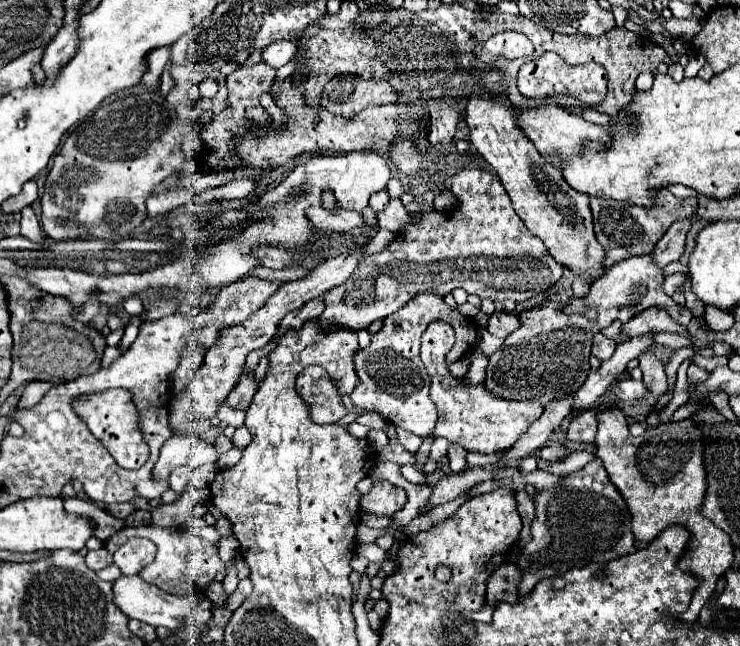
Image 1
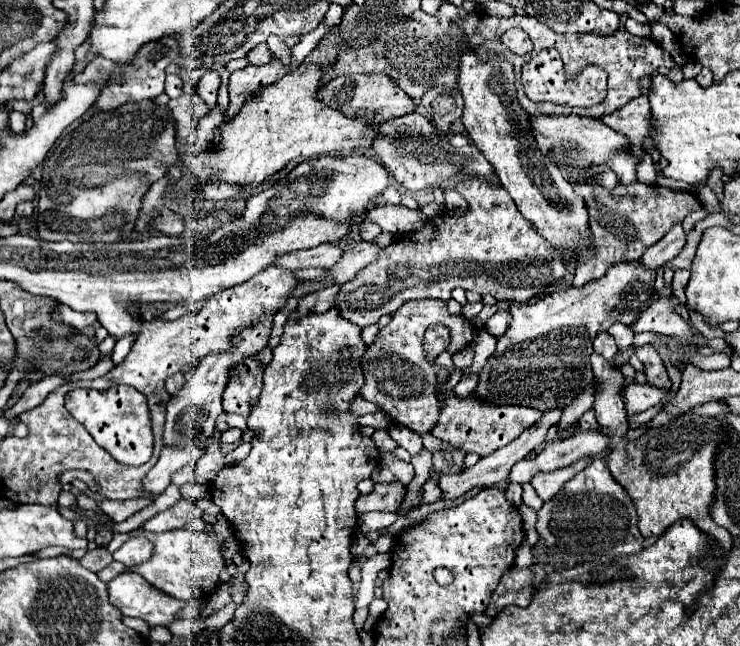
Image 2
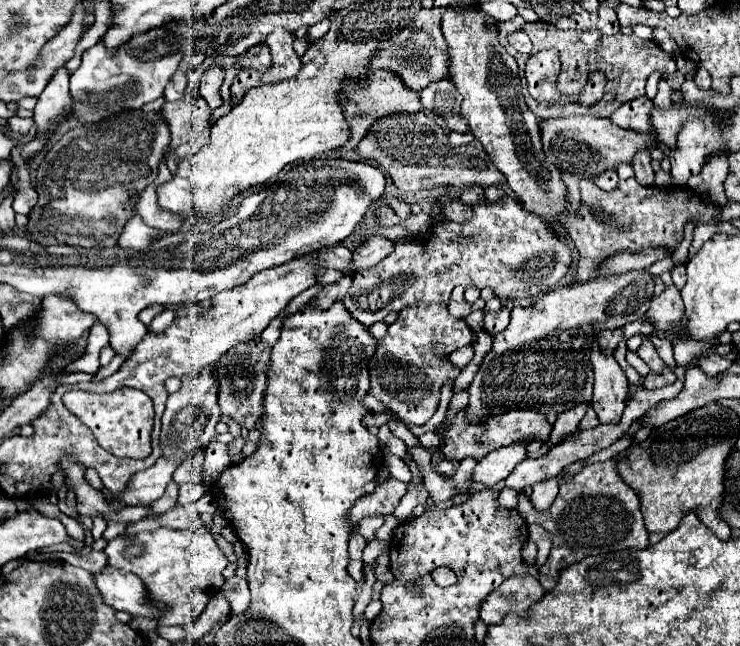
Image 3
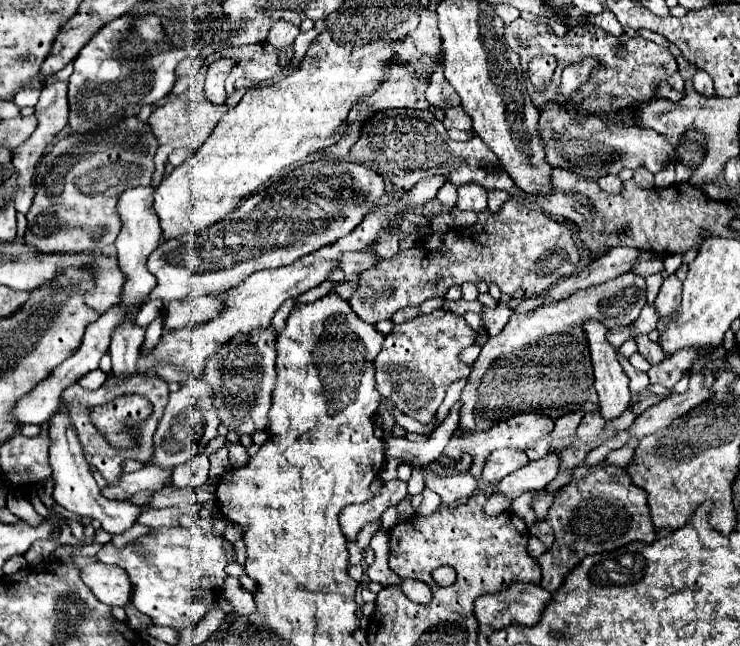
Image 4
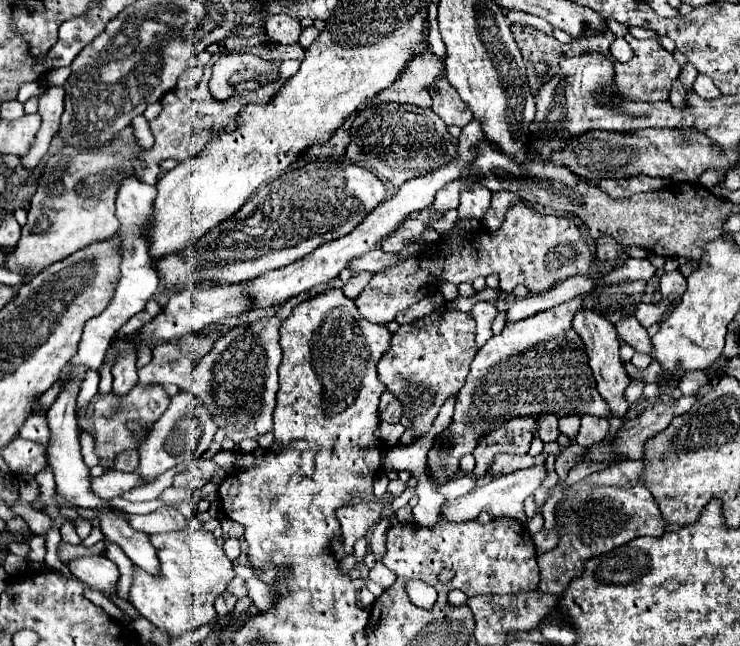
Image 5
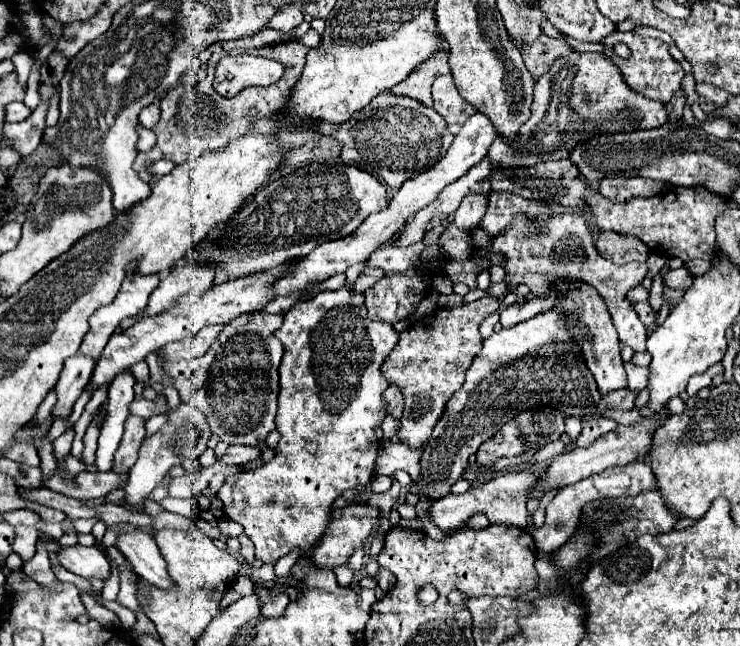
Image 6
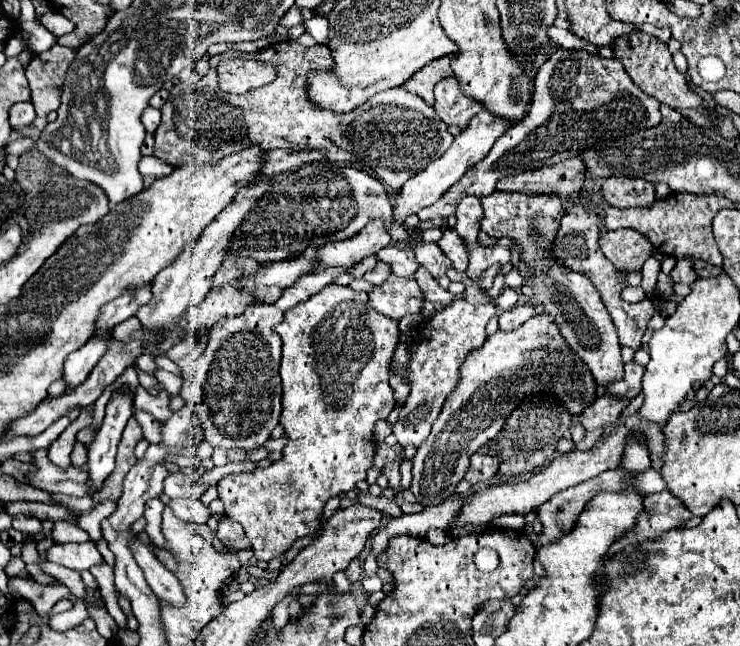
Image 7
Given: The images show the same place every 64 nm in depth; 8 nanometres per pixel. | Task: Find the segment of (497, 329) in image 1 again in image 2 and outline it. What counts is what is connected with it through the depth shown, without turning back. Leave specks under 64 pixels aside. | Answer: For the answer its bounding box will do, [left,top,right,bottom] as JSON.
[485,308,512,336]

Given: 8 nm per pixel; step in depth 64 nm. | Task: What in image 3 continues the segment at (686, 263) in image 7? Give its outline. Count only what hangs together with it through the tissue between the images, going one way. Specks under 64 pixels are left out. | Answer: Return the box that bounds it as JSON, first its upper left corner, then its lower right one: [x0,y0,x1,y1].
[644,286,684,332]

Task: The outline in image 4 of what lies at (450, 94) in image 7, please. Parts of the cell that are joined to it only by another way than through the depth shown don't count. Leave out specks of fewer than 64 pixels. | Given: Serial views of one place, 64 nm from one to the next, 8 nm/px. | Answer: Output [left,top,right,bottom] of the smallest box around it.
[444,106,472,130]

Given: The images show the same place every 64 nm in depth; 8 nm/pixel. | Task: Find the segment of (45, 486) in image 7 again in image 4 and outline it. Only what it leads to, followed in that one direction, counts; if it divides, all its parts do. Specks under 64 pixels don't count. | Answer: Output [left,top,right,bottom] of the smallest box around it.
[102,464,172,500]

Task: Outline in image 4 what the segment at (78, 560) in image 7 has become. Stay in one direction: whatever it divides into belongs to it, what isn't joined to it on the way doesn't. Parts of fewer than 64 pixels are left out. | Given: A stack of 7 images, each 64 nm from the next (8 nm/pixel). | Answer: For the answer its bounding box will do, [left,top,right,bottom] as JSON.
[82,562,132,608]

